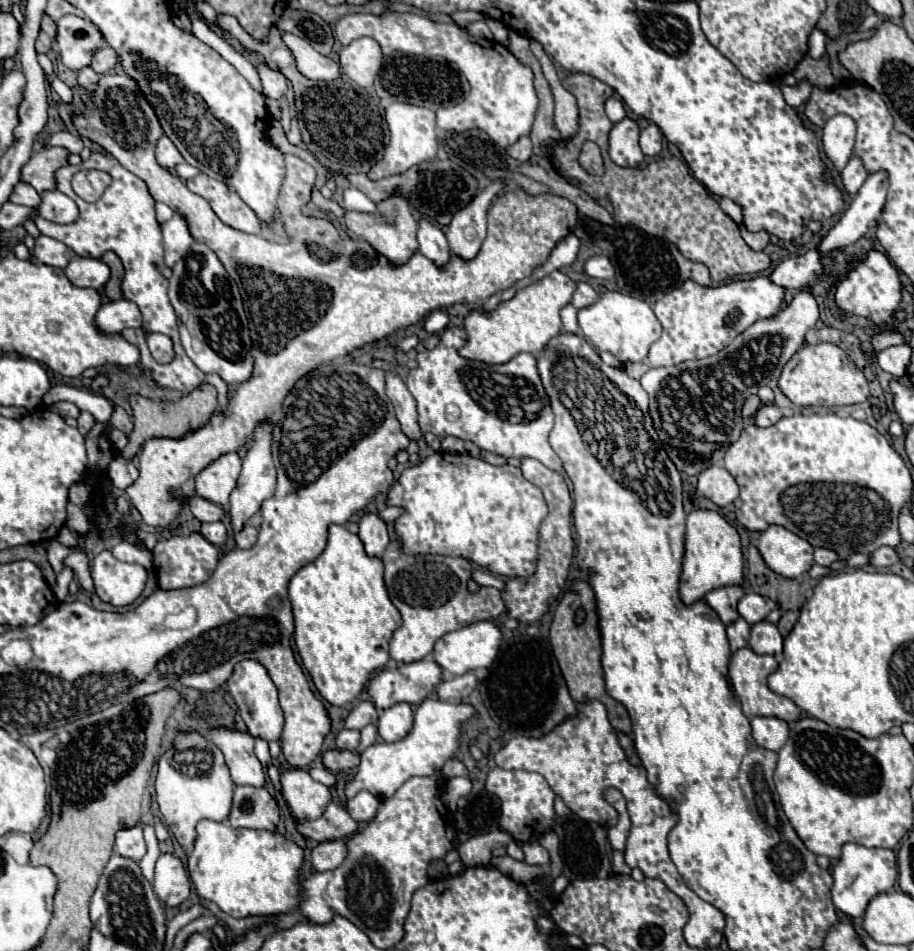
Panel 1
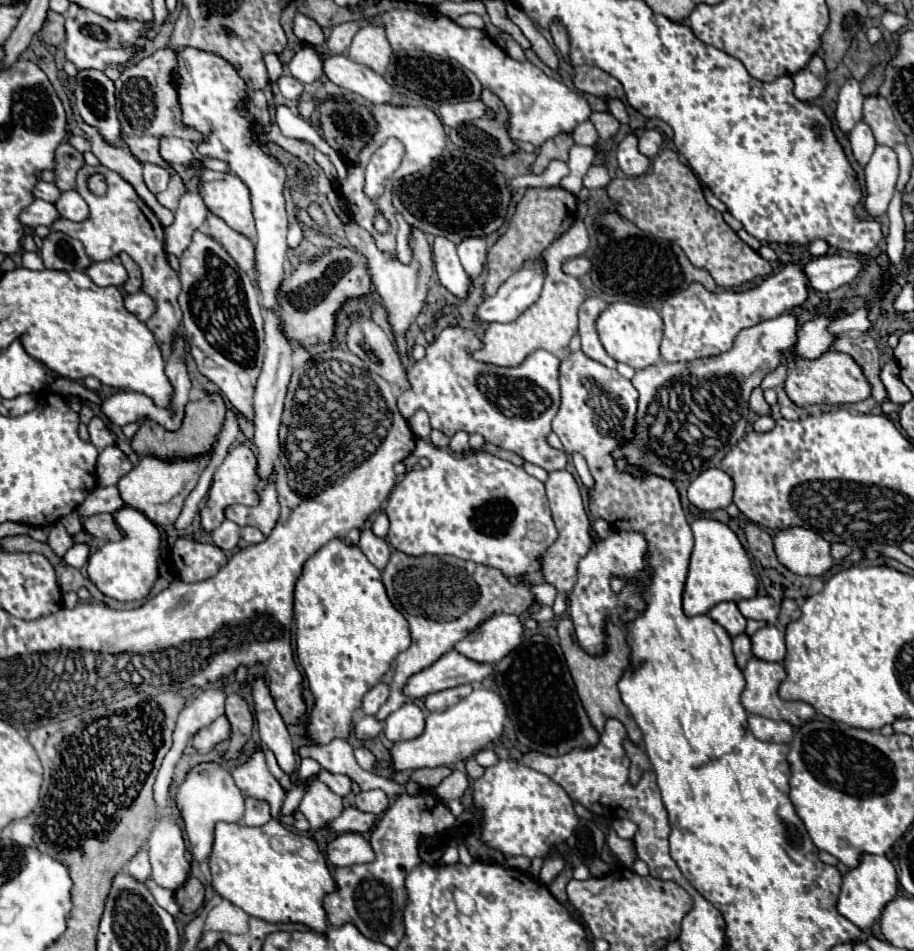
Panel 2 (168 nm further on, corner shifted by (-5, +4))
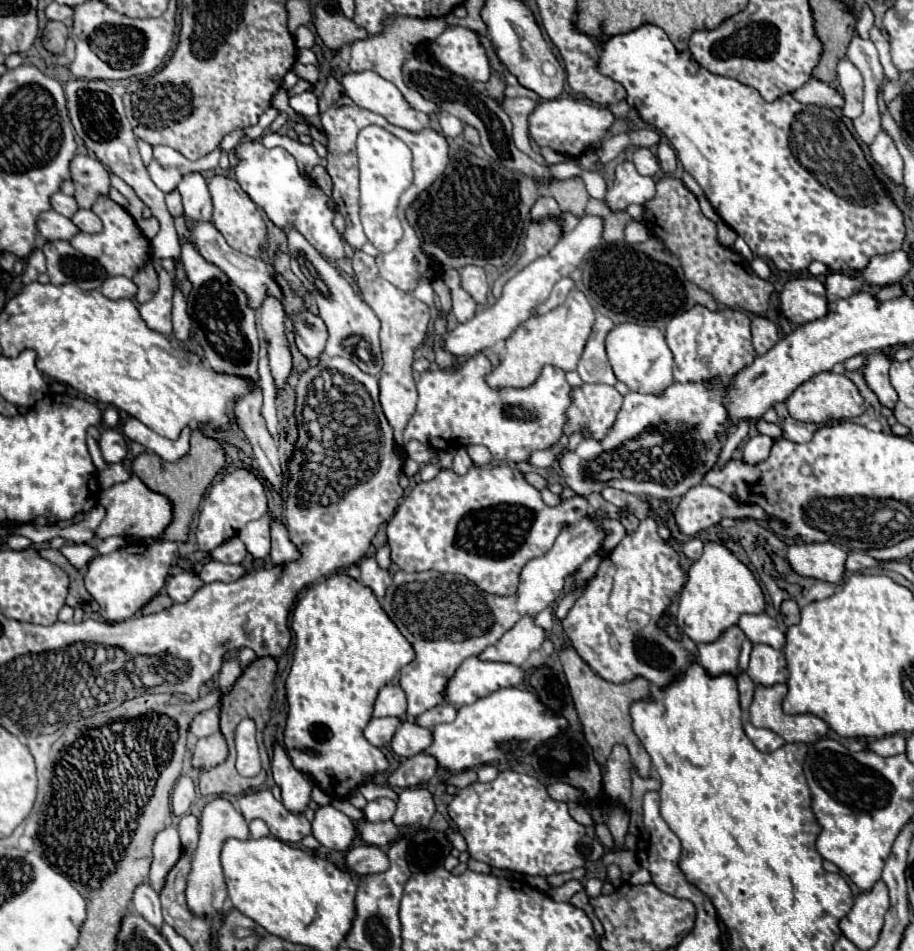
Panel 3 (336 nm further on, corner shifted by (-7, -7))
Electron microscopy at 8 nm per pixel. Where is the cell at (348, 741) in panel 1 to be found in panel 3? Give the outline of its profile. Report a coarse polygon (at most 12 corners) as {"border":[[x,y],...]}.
{"border":[[373,717],[365,739],[375,747],[391,743],[397,717]]}

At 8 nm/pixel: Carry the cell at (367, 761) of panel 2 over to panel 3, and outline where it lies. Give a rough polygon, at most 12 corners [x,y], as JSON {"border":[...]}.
{"border":[[427,753],[409,757],[387,781],[395,789],[433,779],[439,765]]}

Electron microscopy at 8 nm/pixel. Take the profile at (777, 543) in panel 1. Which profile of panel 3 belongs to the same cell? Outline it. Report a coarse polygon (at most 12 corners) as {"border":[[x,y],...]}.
{"border":[[795,543],[795,573],[839,583],[847,553],[833,543]]}

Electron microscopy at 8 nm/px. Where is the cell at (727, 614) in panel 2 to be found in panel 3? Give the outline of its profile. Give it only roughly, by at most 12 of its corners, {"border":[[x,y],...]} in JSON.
{"border":[[729,627],[715,643],[701,643],[707,675],[735,673],[745,635]]}

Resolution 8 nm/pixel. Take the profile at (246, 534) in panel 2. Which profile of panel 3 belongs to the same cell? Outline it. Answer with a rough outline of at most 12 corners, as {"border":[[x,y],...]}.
{"border":[[271,515],[249,521],[239,533],[255,559],[271,551]]}

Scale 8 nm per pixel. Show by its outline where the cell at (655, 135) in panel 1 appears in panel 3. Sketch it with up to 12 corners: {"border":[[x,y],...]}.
{"border":[[635,149],[633,163],[641,175],[657,175],[659,159],[651,149]]}

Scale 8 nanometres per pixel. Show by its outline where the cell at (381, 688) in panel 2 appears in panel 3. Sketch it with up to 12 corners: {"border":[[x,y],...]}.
{"border":[[385,685],[375,701],[375,717],[403,717],[405,691]]}

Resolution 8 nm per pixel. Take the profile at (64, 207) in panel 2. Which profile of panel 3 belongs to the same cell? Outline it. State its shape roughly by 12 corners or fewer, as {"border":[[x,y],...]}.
{"border":[[89,209],[71,217],[81,231],[99,233],[101,219]]}

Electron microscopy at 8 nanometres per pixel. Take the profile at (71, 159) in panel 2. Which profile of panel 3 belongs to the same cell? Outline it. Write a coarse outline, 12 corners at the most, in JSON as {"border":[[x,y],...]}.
{"border":[[77,155],[71,175],[79,207],[109,195],[109,171]]}

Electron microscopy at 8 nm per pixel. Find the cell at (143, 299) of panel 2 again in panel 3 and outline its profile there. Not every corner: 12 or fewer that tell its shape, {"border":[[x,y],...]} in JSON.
{"border":[[153,259],[159,277],[155,297],[139,305],[143,321],[171,333],[173,279]]}

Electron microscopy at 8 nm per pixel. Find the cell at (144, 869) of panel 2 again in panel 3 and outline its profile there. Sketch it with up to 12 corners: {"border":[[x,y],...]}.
{"border":[[149,883],[135,889],[133,909],[161,931],[161,903]]}

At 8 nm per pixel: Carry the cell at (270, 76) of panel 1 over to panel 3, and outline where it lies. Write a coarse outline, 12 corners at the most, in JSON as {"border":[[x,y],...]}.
{"border":[[311,91],[291,97],[291,105],[305,117],[319,115],[317,95]]}

